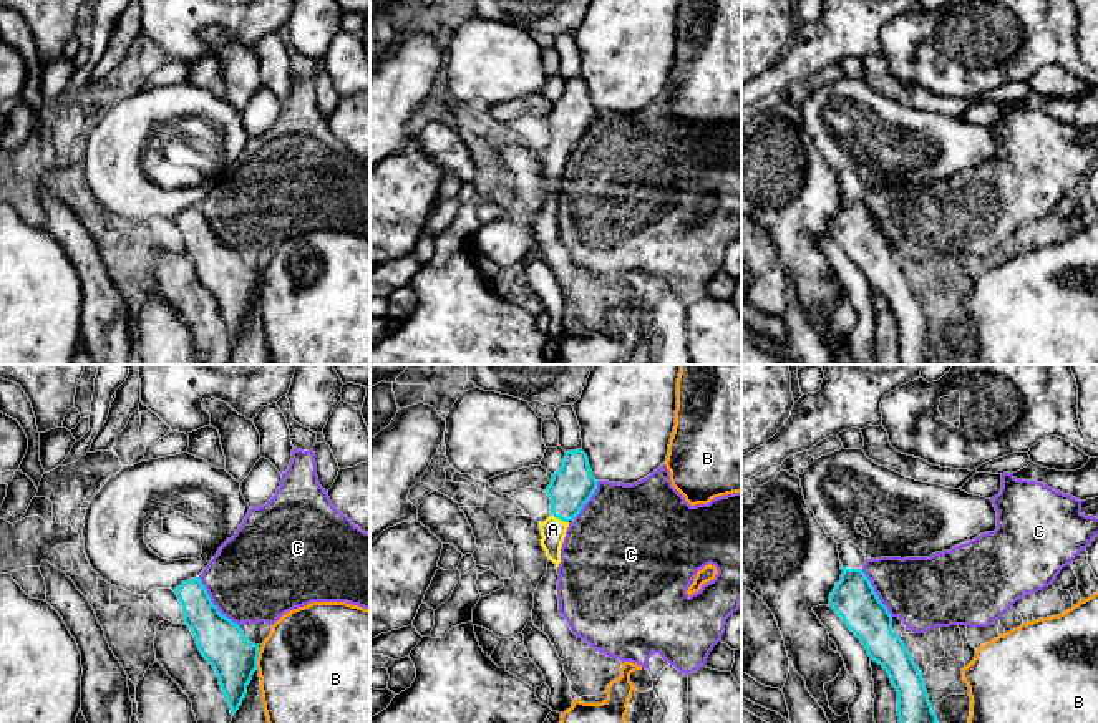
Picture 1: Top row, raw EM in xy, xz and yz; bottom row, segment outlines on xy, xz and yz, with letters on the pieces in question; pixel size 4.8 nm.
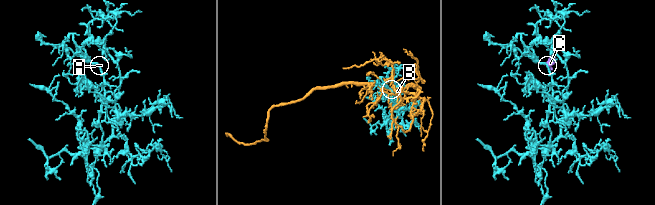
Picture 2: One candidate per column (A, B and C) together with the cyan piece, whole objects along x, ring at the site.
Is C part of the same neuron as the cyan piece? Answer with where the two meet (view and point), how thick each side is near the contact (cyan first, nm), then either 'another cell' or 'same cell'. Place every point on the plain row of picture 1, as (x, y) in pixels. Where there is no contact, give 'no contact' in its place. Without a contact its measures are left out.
contact xy (213, 232); calibres 220 and 440 nm; another cell

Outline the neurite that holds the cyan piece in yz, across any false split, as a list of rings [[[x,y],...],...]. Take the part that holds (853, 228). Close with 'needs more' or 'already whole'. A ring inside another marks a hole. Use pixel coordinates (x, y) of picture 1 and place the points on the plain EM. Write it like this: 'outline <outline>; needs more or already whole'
outline [[[841,192],[841,209],[829,224],[831,237],[889,303],[897,320],[901,365],[940,365],[924,307],[904,270],[892,260],[892,244],[879,229],[862,197]]]; already whole

